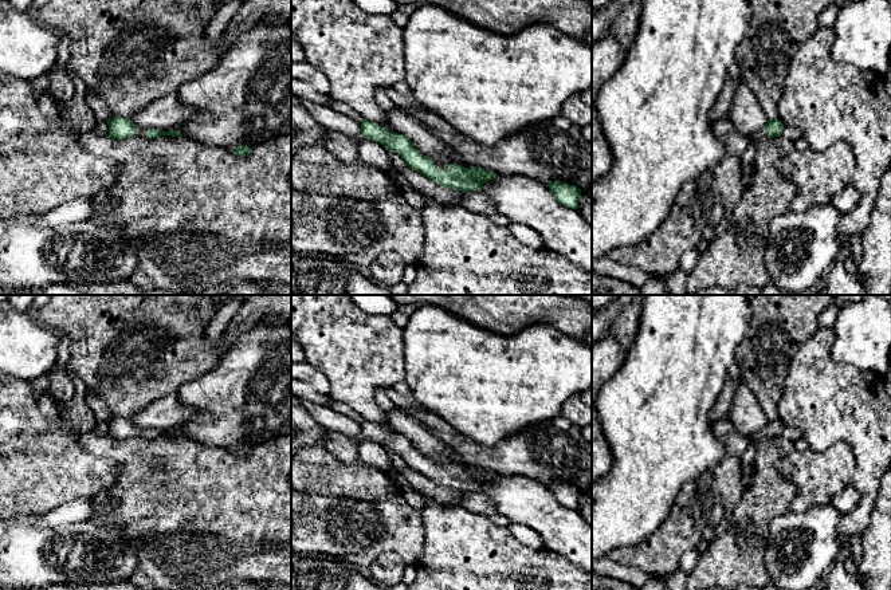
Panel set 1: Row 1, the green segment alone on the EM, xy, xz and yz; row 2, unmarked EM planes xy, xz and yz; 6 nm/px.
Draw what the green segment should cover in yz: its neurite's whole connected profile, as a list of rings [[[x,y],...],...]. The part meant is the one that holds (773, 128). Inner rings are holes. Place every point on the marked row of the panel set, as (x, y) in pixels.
[[[769,119],[768,123],[758,131],[750,135],[750,143],[746,150],[742,153],[741,160],[743,164],[754,166],[754,157],[757,152],[757,142],[764,137],[778,137],[784,129],[784,123],[780,119]]]

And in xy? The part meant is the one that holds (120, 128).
[[[114,115],[111,119],[107,122],[109,126],[109,137],[114,139],[126,139],[126,138],[134,138],[134,137],[144,137],[144,138],[158,138],[162,135],[172,135],[172,137],[181,137],[181,134],[176,130],[170,131],[161,131],[158,129],[140,129],[136,126],[130,118],[127,117],[118,117]]]

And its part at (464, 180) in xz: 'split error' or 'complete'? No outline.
split error

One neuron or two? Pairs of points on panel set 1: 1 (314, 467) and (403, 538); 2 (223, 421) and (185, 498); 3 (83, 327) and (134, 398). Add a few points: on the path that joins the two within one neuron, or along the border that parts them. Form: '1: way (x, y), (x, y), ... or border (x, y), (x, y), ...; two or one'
1: way (328, 491), (342, 506), (379, 516); one
2: border (181, 436), (204, 445), (222, 447), (232, 453); two
3: way (101, 345), (101, 356), (126, 381); one

